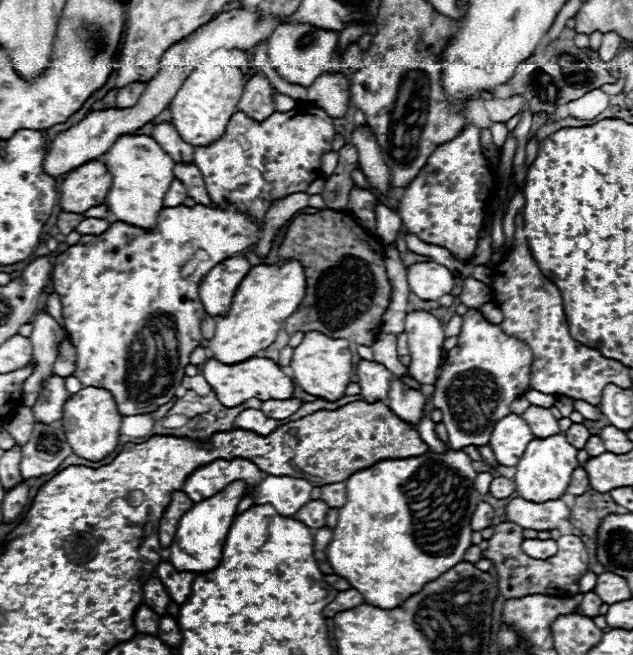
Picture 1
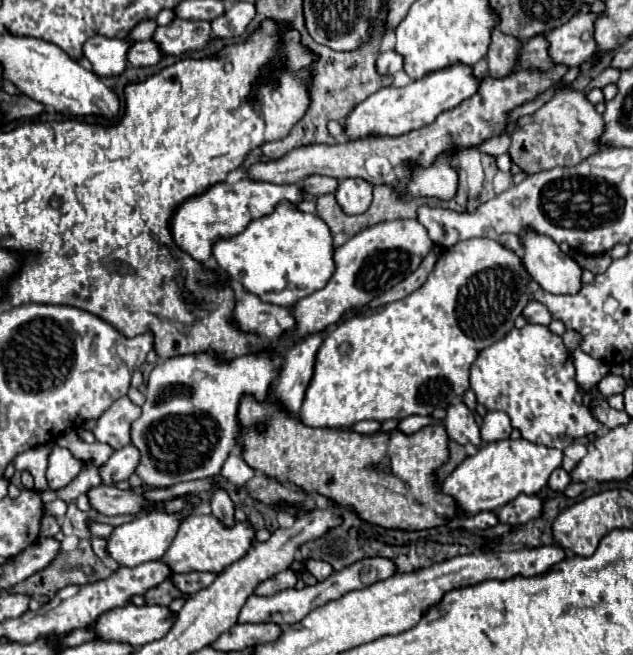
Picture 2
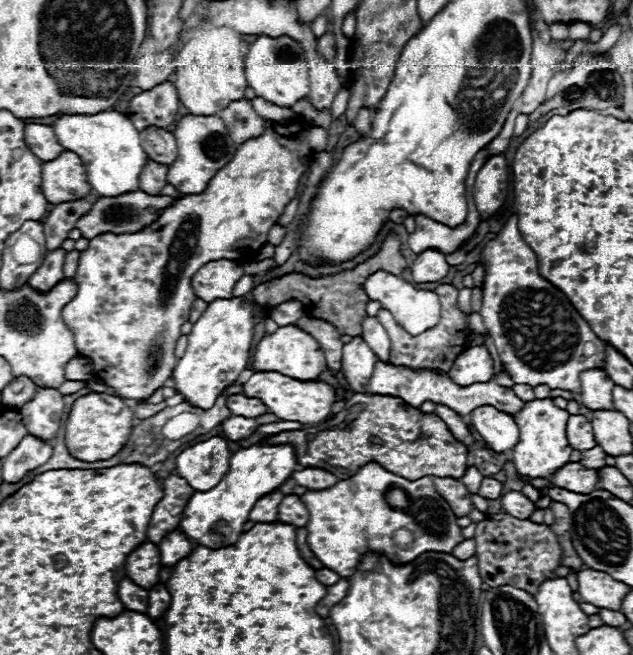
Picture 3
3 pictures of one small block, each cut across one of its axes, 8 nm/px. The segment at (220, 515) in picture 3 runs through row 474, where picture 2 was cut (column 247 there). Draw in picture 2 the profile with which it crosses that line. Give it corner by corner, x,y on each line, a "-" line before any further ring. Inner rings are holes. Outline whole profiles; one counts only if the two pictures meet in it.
278,202
274,212
252,220
240,234
218,238
212,254
232,280
238,280
246,292
256,294
262,302
292,306
300,298
324,288
334,272
334,246
326,222
316,214
300,212
292,202

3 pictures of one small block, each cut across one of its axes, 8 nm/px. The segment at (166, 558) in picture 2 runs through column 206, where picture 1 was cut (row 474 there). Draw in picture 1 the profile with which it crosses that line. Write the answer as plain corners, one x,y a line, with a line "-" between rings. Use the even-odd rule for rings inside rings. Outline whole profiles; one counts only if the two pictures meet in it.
554,434
548,438
532,438
522,454
522,458
518,460
516,466
516,490
522,498
532,500
532,502
548,502
548,500
558,500
566,486
570,484
570,476
572,472
580,466
578,458
576,458
578,448
574,448
564,434

